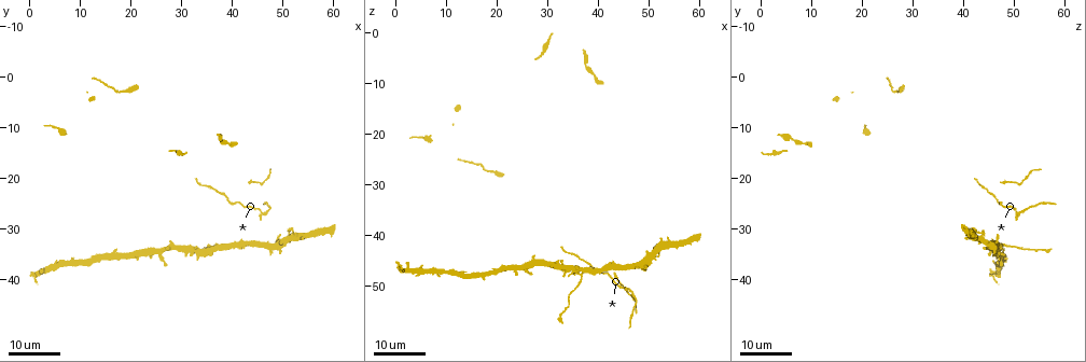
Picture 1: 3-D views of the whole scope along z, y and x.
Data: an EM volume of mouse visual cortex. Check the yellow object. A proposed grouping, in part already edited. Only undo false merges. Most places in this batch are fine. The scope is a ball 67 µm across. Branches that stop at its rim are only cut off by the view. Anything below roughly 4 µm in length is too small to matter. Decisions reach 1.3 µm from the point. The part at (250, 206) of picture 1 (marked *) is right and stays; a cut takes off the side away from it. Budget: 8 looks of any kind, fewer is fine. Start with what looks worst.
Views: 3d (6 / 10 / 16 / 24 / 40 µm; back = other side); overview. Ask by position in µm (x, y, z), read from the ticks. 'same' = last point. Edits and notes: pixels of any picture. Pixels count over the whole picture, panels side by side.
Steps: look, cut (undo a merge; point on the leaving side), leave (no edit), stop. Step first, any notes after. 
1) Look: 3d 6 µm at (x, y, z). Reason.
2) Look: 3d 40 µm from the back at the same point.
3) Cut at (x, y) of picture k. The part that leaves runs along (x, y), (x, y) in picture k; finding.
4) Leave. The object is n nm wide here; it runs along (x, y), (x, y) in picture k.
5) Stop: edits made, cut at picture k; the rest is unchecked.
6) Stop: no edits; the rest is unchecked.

Look: 3d 16 µm at (46.0, 27.0, 51.0). A fork.

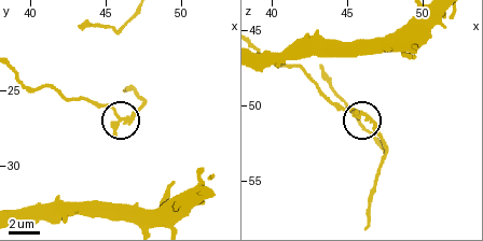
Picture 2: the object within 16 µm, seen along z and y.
Look: 3d 6 µm at (46.0, 27.2, 50.6).

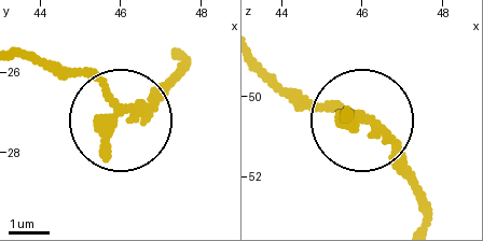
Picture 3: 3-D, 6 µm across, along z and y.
Leave. 3 arms meet here; it runs along (265, 66), (386, 144), (424, 192) in picture 3; continuous, no second neuron.

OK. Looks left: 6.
Look: 3d 16 µm at (37.0, 33.5, 47.5).

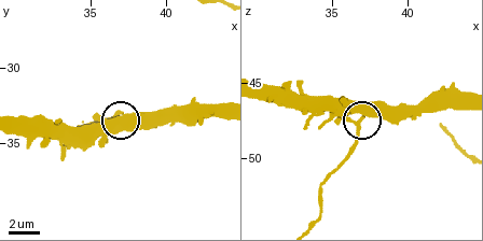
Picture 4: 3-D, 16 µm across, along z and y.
Look: 3d 10 µm at the same point. Closer look.

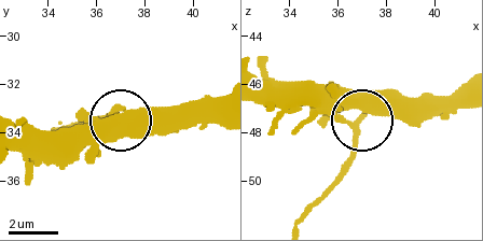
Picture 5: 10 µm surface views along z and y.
Look: 3d 6 µm at (36.6, 33.2, 47.8).

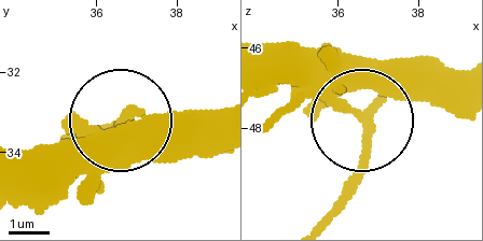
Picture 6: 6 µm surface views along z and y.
Cut at (364, 161) of picture 6. The side arm is 11 µm long; two neurons meet here.

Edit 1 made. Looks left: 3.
Look: overview. Redraw.

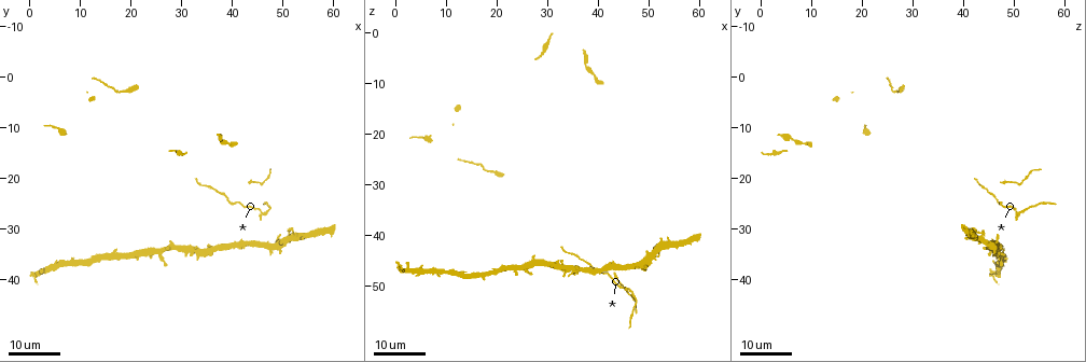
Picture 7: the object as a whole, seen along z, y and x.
Look: 3d 16 µm at (45.5, 33.0, 46.0).

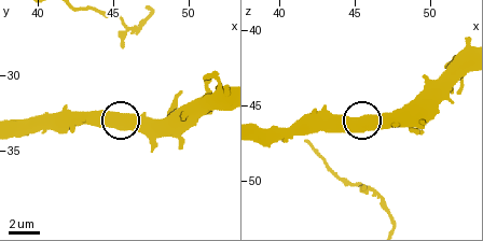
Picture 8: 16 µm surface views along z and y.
Look: 3d 10 µm at (45.2, 33.2, 46.0).

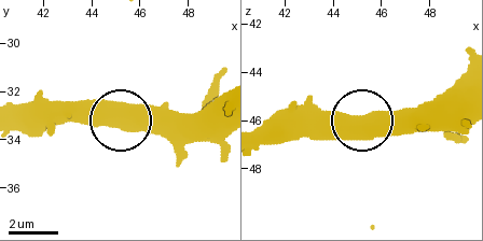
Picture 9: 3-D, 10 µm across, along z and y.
Leave. The side arm is 18 µm long; all the same neuron.

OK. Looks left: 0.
Stop: edits made, cut at picture 6; the rest is unchecked.

